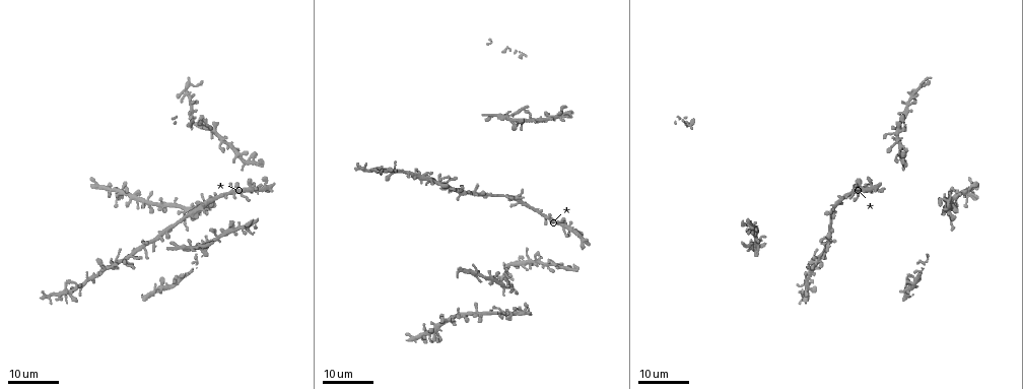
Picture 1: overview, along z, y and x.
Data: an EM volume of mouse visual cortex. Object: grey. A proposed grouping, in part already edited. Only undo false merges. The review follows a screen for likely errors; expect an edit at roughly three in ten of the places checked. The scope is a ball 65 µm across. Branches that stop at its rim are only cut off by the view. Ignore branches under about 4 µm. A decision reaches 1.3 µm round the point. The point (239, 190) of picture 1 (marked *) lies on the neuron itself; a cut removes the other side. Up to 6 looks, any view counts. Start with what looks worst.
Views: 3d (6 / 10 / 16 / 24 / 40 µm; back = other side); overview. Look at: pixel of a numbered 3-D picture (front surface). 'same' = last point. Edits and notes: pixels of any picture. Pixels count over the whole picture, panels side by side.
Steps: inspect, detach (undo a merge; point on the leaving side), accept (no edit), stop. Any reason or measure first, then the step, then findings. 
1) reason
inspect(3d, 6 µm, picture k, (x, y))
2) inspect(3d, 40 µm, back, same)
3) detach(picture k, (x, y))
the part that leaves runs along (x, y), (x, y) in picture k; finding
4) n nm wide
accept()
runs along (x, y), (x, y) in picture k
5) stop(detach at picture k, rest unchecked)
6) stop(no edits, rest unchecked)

looks like a crossing
inspect(3d, 24 µm, picture 1, (515, 196))

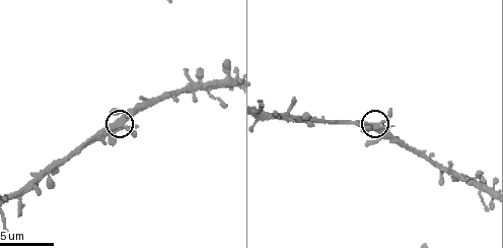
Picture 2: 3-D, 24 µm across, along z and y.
inspect(3d, 10 µm, picture 2, (125, 126))

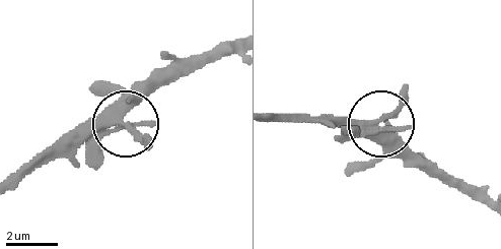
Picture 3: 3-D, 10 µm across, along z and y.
zoom in
inspect(3d, 6 µm, picture 3, (380, 122))

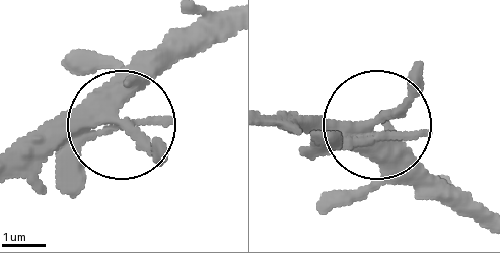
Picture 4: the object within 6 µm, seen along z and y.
side arm 48 µm
accept()
runs along (228, 19), (195, 37), (115, 121), (54, 128), (24, 153) in picture 4; continuous, no second neuron

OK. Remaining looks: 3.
looks like a crossing
inspect(3d, 24 µm, picture 1, (191, 250))

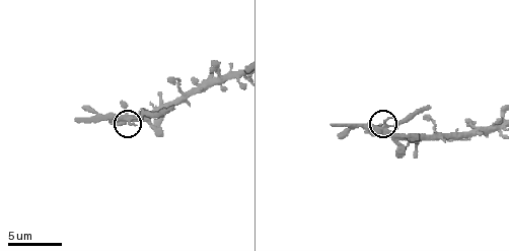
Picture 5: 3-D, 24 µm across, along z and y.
inspect(3d, 10 µm, picture 5, (384, 126))

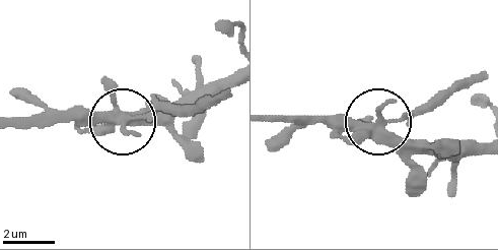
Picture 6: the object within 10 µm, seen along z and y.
detach(picture 6, (173, 109))
the part that leaves runs along (138, 120), (195, 113), (231, 96) in picture 6; a second neuron is stuck on

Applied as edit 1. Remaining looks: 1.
four or more arms meet
inspect(3d, 6 µm, picture 5, (185, 94))

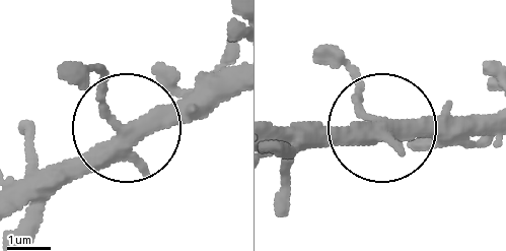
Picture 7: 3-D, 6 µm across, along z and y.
330 nm wide
accept()
continuous, no second neuron

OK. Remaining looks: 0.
stop(detach at picture 6, rest unchecked)

